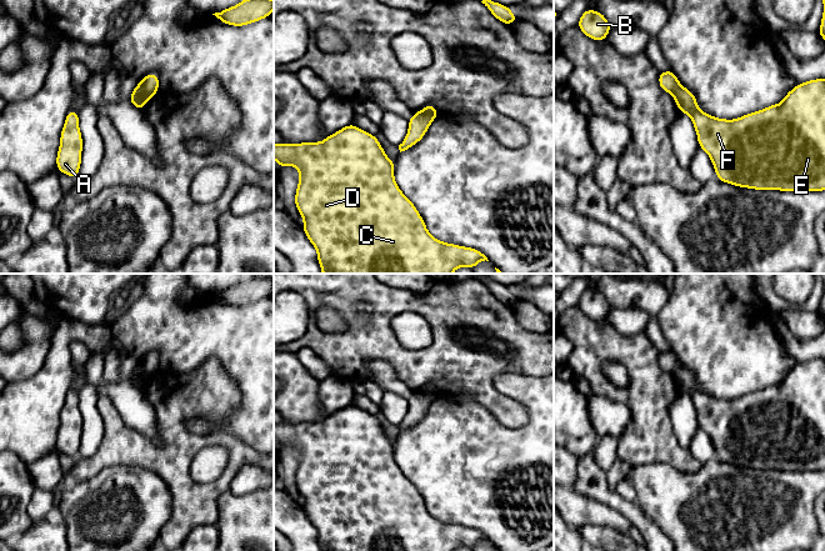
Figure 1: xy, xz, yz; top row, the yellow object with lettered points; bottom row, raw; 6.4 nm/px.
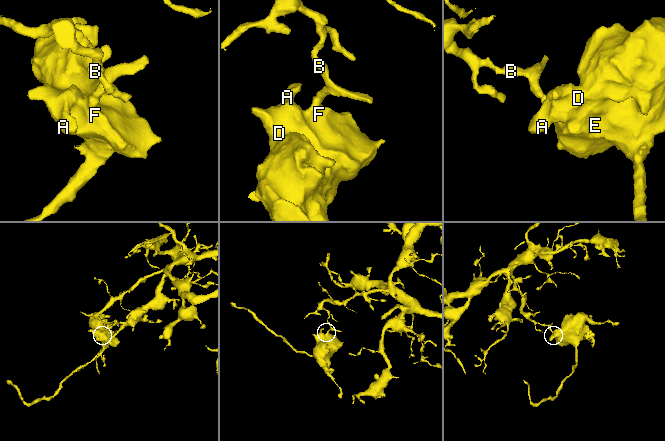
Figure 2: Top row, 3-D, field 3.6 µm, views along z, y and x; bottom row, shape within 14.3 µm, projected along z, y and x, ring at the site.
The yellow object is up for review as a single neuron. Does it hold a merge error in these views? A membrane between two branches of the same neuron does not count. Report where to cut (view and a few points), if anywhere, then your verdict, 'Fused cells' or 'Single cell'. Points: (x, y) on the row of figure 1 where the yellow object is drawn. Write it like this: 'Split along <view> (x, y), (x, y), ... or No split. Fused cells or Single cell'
Split along xy (139, 83), (151, 95). Fused cells

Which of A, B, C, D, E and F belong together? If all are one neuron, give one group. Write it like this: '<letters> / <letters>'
A C D E F / B

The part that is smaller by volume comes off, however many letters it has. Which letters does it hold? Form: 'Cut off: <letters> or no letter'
Cut off: A, C, D, E, F

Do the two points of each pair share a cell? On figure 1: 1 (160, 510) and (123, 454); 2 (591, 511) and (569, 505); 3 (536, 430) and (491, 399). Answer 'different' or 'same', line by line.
1: different
2: same
3: different

